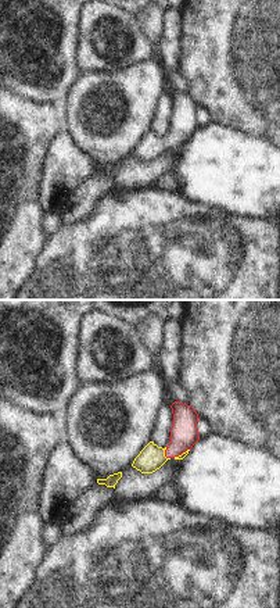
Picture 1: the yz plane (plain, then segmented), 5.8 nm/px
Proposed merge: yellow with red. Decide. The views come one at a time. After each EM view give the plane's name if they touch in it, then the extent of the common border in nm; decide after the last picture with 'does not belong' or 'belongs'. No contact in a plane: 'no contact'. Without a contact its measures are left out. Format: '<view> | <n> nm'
yz | 80 nm

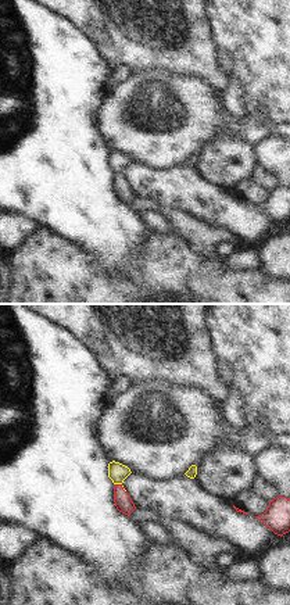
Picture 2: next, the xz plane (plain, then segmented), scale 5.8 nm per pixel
xz | 80 nm

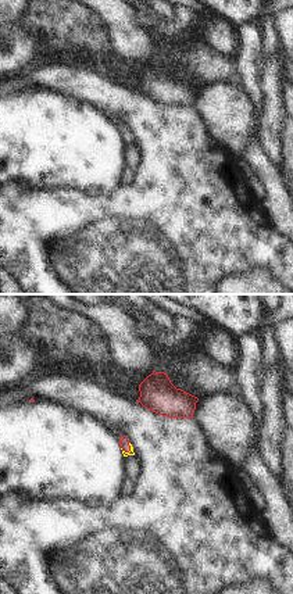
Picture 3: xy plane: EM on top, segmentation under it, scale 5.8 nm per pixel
xy | 70 nm

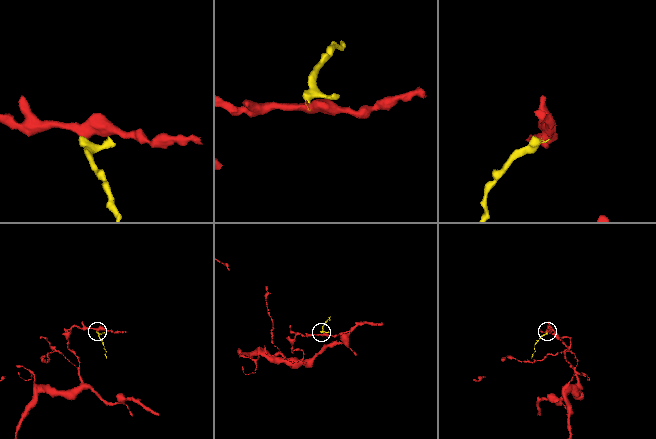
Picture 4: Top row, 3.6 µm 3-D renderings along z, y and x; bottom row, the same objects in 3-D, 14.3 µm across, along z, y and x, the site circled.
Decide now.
belongs

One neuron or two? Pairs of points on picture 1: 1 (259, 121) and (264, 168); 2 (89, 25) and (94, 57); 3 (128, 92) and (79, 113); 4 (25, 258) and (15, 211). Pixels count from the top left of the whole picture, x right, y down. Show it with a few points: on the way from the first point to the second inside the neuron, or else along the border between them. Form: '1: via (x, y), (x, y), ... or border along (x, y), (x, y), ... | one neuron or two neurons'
1: border along (229, 128), (265, 139) | two neurons
2: via (89, 34), (92, 49) | one neuron
3: via (115, 104), (107, 113), (92, 113) | one neuron
4: via (15, 247), (15, 222) | one neuron

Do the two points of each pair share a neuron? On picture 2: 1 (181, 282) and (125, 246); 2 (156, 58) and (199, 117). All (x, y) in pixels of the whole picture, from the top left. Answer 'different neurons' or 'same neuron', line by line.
1: different neurons
2: different neurons

